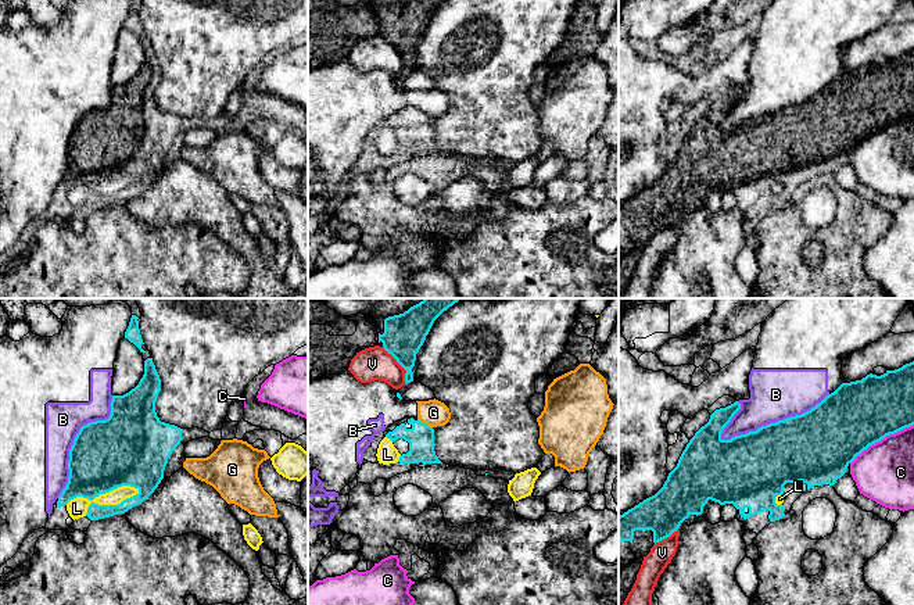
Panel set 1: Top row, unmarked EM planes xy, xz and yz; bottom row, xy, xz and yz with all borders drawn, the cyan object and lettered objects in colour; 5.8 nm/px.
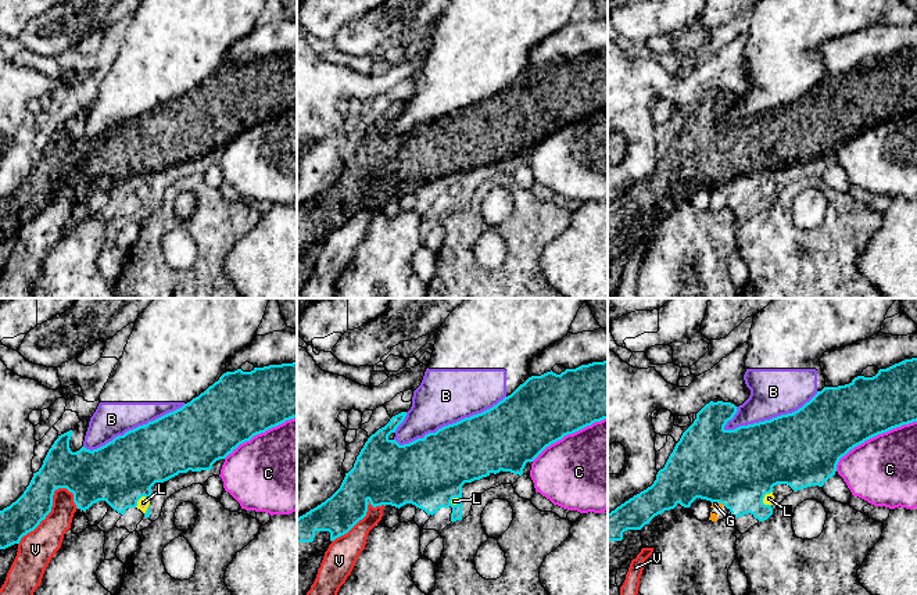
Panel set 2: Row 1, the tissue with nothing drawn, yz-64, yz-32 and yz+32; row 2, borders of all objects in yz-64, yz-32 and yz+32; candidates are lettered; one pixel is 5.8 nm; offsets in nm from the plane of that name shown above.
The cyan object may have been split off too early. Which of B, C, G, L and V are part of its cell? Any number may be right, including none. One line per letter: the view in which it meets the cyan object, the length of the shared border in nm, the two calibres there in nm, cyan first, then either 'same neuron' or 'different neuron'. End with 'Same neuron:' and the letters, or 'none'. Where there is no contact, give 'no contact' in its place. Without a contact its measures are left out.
B: yz | 700 nm | 400/300 nm | different neuron
C: yz | 440 nm | 380/340 nm | different neuron
G: xz | 100 nm | 160/160 nm | different neuron
L: xy | 440 nm | 400/120 nm | different neuron
V: xz | 260 nm | 240/190 nm | different neuron
Same neuron: none

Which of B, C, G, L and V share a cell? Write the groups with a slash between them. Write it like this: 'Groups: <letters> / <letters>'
Groups: B G / C / L / V

